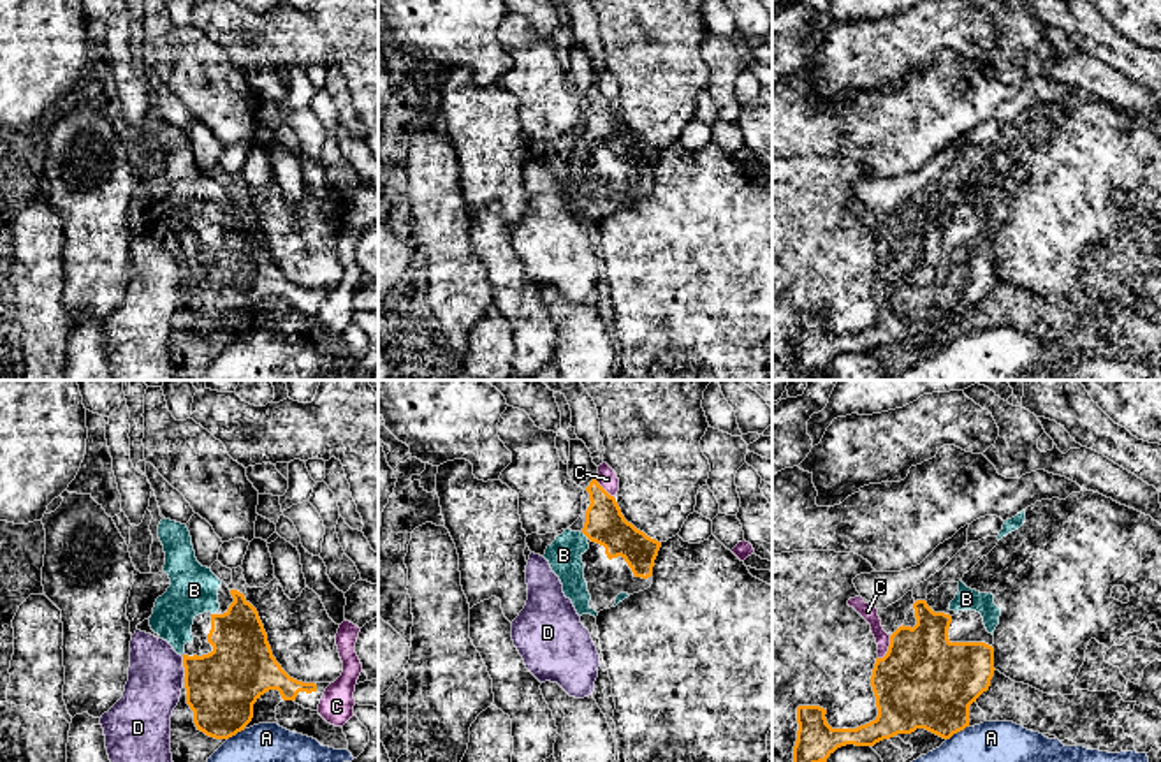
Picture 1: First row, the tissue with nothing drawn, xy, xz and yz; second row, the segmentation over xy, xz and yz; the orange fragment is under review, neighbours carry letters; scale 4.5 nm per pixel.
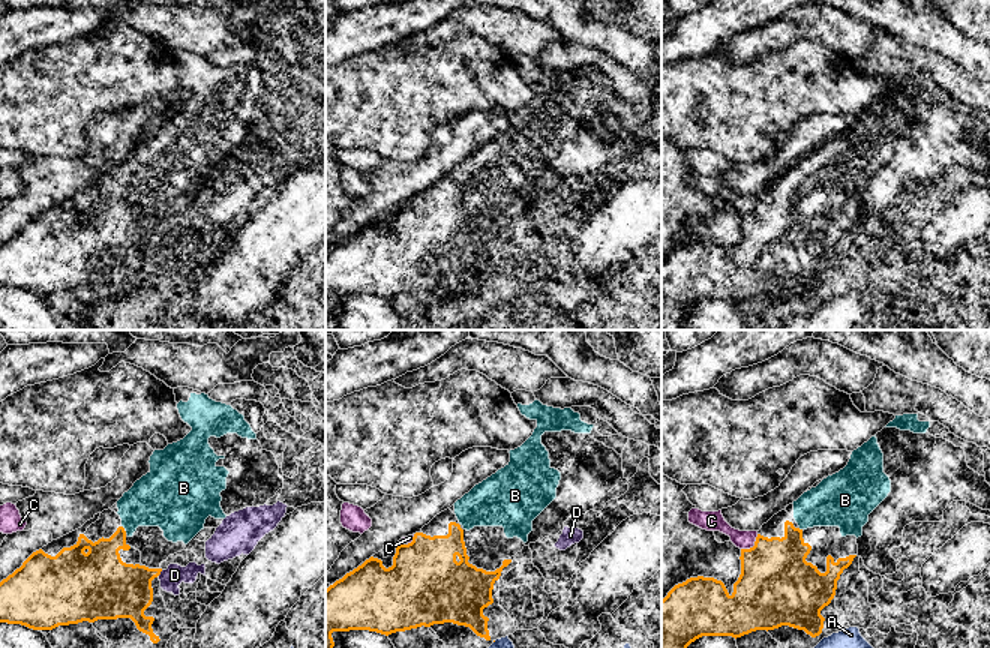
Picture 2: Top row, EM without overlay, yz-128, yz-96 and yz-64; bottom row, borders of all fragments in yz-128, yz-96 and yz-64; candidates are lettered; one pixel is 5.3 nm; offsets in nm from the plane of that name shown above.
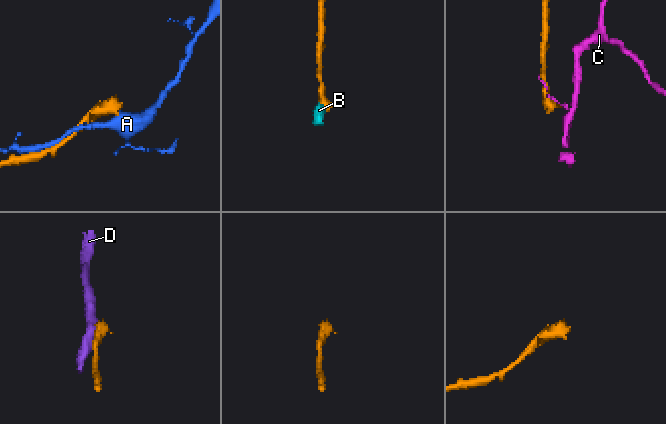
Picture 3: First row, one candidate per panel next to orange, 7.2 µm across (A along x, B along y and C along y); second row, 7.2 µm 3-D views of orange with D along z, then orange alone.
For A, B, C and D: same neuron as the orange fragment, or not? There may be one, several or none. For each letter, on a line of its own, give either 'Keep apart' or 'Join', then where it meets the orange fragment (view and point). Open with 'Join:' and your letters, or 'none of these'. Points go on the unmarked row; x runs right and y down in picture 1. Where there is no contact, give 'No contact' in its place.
Join: B
A: Keep apart. Touches orange at yz (957, 337)
B: Join. Touches orange at xz (586, 141)
C: Keep apart. Touches orange at yz (889, 254)
D: Keep apart. Touches orange at xy (183, 271)

